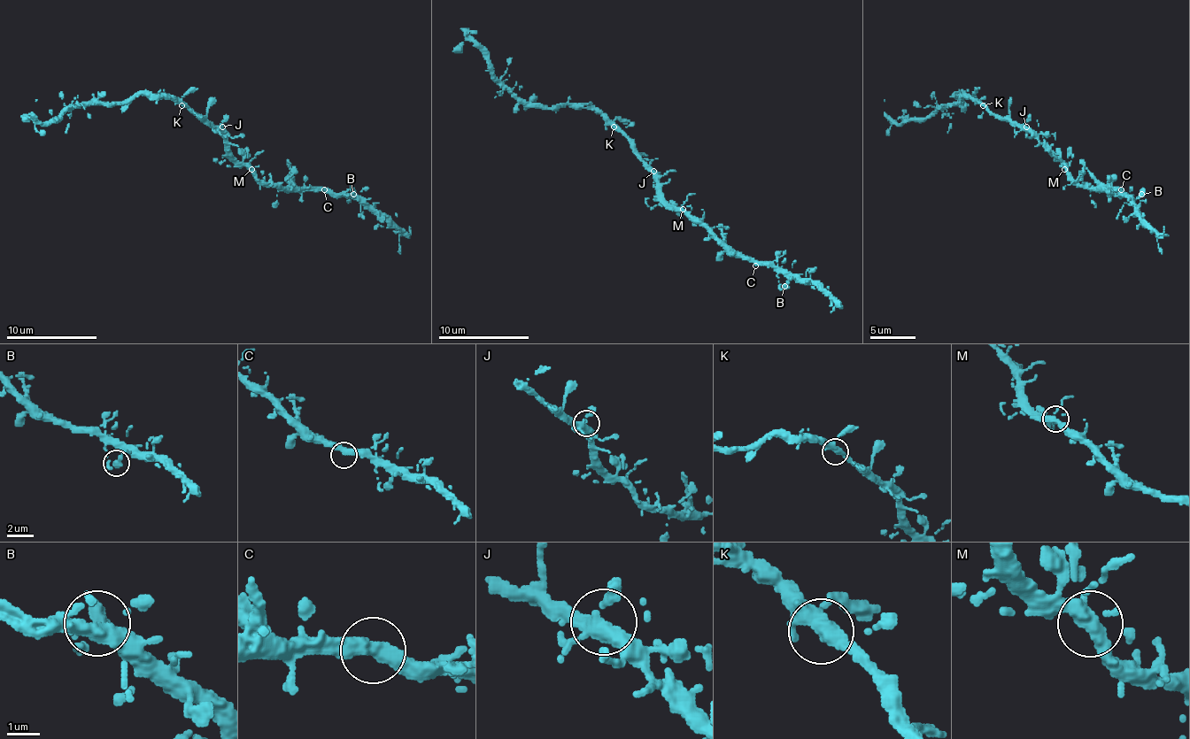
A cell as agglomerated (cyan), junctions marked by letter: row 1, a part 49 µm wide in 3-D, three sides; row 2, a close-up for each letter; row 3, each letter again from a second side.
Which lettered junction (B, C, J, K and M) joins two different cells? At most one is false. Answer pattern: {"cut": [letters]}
{"cut": []}

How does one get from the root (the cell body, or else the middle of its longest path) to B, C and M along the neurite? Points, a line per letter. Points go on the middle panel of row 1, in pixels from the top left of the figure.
B: (651, 171), (660, 196), (669, 204), (701, 222), (735, 252), (773, 265), (787, 279), (784, 286)
C: (651, 171), (660, 196), (669, 204), (701, 222), (755, 265)
M: (651, 171), (660, 188), (660, 196), (671, 206), (683, 209)

